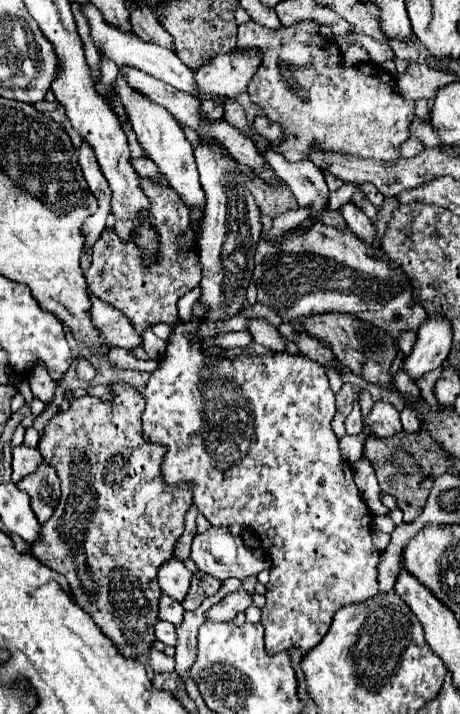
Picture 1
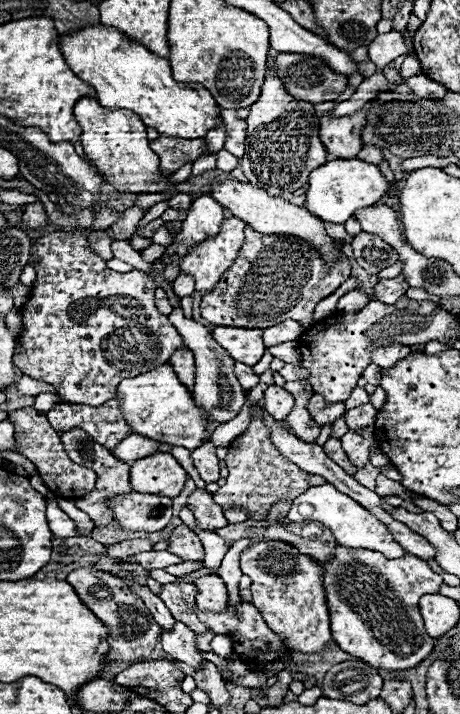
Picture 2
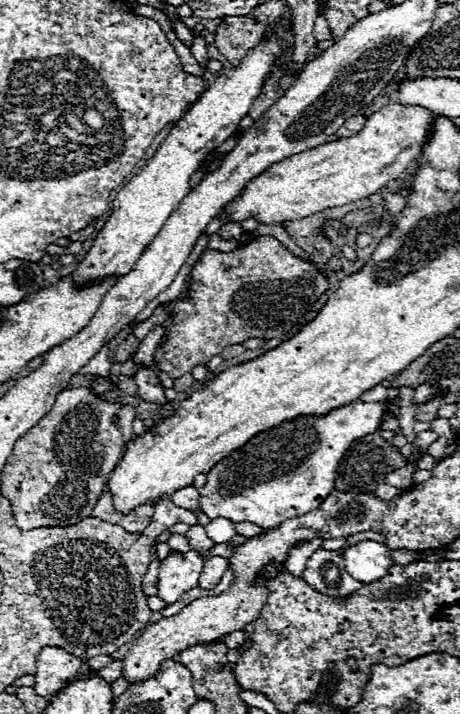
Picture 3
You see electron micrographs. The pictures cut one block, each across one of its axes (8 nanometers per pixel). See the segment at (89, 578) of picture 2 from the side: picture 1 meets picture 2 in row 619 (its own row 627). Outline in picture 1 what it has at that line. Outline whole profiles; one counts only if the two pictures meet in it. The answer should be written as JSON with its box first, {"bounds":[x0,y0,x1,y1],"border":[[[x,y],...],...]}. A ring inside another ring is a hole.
{"bounds":[32,382,192,658],"border":[[[122,382],[112,384],[110,394],[110,402],[88,394],[72,400],[70,408],[58,412],[40,436],[38,450],[44,462],[56,468],[62,482],[62,496],[52,518],[42,526],[32,554],[68,580],[76,604],[90,604],[86,612],[124,658],[140,658],[154,642],[152,626],[158,620],[160,598],[156,570],[172,558],[174,544],[184,532],[184,516],[192,506],[192,496],[186,486],[164,490],[164,484],[160,484],[160,458],[164,448],[148,444],[142,438],[142,394]]]}

